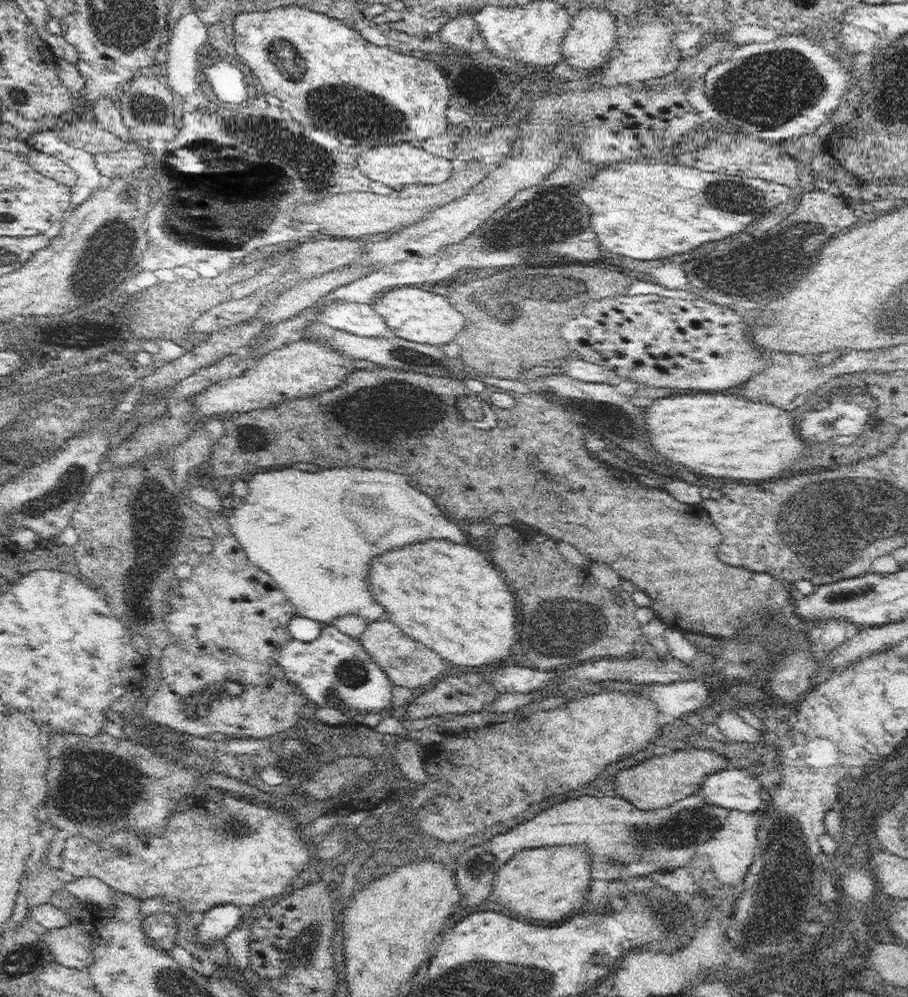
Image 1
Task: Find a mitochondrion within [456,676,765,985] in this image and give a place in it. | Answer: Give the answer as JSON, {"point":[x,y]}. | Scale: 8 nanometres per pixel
{"point":[681,829]}

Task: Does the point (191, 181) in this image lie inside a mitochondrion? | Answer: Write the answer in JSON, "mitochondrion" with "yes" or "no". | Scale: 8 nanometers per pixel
{"mitochondrion":"no"}

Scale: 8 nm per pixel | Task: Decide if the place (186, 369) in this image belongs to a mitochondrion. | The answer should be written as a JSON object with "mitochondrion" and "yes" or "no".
{"mitochondrion":"no"}

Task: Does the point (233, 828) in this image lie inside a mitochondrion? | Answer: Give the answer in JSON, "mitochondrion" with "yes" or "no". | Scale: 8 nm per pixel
{"mitochondrion":"yes"}

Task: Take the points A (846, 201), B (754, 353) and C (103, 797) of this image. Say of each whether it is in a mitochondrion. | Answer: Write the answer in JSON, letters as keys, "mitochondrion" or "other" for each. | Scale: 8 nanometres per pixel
{"A":"other","B":"other","C":"mitochondrion"}

